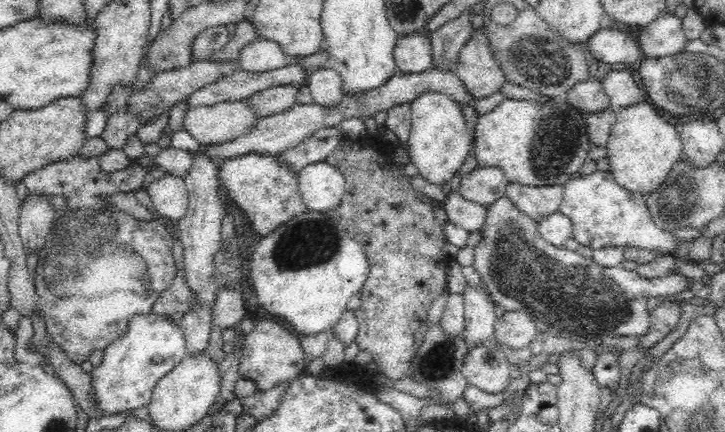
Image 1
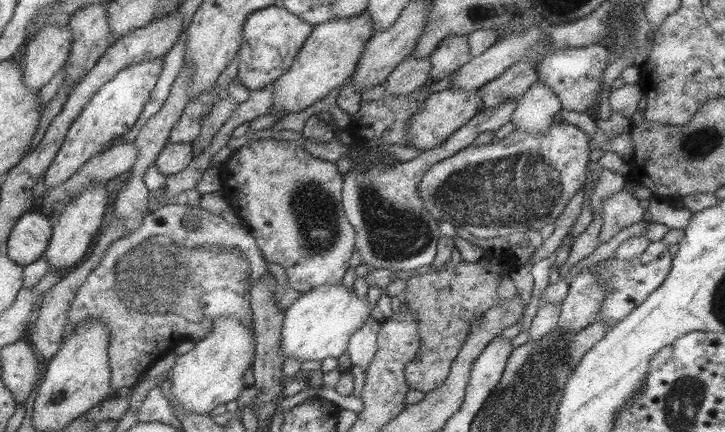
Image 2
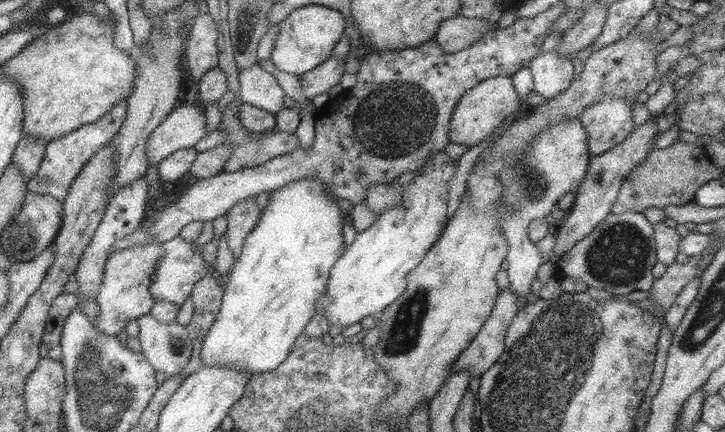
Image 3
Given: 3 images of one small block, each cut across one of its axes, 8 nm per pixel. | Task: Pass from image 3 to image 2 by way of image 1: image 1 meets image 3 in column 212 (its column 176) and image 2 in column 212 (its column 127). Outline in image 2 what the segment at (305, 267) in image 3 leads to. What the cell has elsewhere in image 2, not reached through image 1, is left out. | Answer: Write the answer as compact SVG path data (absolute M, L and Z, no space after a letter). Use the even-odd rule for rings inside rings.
M215 316L211 332L195 340L193 348L177 355L169 371L173 408L191 414L209 414L215 406L236 399L245 387L243 373L253 362L255 355L255 332L231 316Z

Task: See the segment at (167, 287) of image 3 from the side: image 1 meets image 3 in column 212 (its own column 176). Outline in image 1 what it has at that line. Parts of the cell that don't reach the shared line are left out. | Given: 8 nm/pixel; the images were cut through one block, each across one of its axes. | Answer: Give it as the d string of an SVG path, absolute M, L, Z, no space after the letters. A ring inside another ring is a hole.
M76 153L67 160L55 161L34 173L30 172L23 179L28 192L66 196L67 205L62 208L64 215L51 228L45 244L38 251L39 261L34 268L33 278L37 295L41 299L47 332L76 364L89 360L90 354L95 350L104 352L113 340L126 332L126 322L130 320L130 316L150 312L151 306L162 292L171 287L178 274L173 256L174 239L166 226L157 220L140 221L114 204L100 199L116 192L134 192L140 189L147 168L134 162L124 170L106 174L100 167L102 155L87 158ZM93 198L98 198L103 203L104 214L90 209Z

